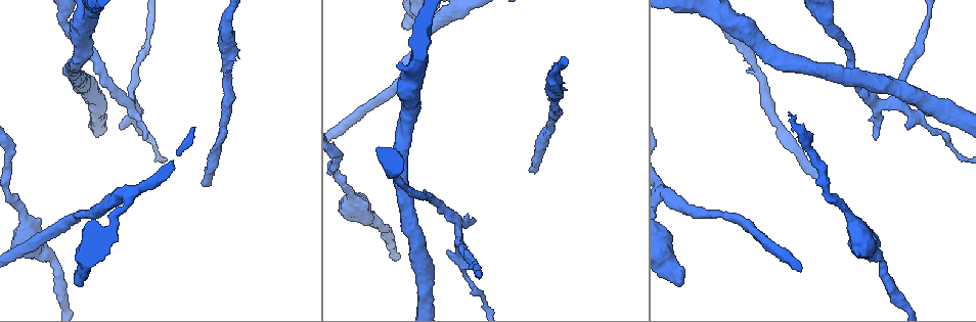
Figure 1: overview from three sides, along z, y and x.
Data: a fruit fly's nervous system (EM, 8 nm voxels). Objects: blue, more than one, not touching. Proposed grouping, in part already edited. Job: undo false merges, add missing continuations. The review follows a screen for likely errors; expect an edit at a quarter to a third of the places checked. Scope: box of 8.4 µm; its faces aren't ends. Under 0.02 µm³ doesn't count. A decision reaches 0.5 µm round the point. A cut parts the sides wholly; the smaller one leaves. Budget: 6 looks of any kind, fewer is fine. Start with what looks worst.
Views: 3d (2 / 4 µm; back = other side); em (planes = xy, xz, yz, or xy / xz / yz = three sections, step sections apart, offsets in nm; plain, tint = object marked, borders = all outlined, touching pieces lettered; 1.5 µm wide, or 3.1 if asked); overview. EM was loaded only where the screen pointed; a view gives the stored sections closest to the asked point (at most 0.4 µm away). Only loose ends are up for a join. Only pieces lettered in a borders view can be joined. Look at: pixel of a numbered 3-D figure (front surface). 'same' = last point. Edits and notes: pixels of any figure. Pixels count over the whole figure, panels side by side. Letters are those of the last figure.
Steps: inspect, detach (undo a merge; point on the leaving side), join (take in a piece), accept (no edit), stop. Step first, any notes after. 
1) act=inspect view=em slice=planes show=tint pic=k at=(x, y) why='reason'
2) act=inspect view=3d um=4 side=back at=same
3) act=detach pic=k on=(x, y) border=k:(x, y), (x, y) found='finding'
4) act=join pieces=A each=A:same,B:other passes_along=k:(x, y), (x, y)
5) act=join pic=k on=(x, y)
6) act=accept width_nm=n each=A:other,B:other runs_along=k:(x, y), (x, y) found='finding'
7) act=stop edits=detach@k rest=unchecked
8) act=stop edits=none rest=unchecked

act=inspect view=em slice=xy step=4 show=borders pic=1 at=(83, 285) why='free end'

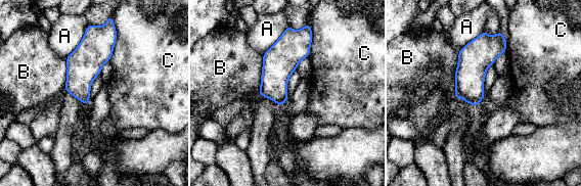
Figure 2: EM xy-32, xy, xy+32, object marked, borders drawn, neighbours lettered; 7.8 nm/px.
act=inspect view=em slice=planes show=borders at=same why='another direction'

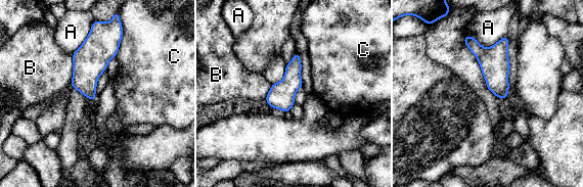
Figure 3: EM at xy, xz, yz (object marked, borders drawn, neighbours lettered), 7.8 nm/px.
act=accept longest_contact=A:340nm each=A:other,B:other,C:other border=3:(73, 54), (73, 78), (70, 85) found='no lettered piece goes on from it'

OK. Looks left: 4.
act=inspect view=3d um=2 pic=1 at=(910, 126)

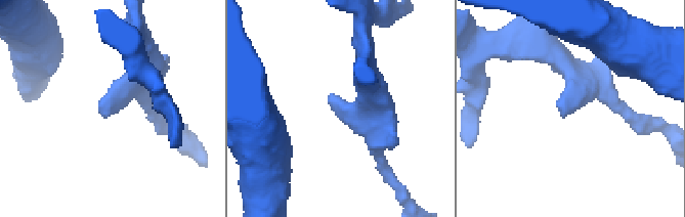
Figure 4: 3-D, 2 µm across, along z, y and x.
act=inspect view=em slice=xz step=8 show=plain pic=4 at=(567, 112)

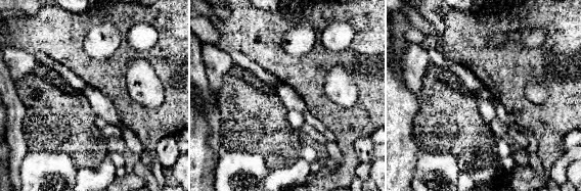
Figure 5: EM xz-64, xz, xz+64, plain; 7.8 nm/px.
act=inspect view=em slice=xz step=8 show=borders at=same why='what lies round it'

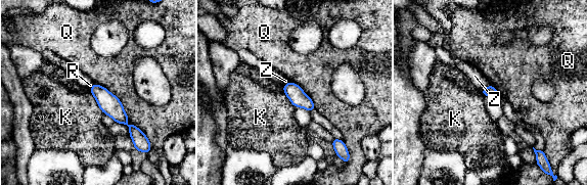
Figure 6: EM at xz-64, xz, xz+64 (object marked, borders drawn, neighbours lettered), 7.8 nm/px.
act=accept each=K:other,Q:other,R:other,Z:other runs_along=6:(95, 87), (135, 132), (138, 138) found='none of them fits'

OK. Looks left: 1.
act=inspect view=em slice=planes show=borders pic=1 at=(229, 48) why='sudden change in width'

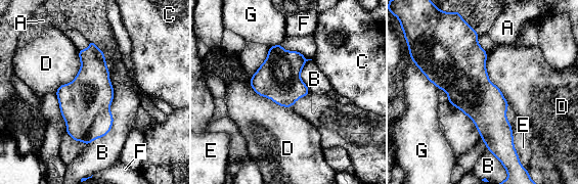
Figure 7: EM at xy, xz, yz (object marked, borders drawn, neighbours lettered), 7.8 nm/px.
act=accept width_nm=300 longest_contact=B:480nm each=A:other,B:other,C:other,D:other,E:other,F:other,G:other found='continuous, no second neuron'

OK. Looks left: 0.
act=stop edits=none rest=unchecked

